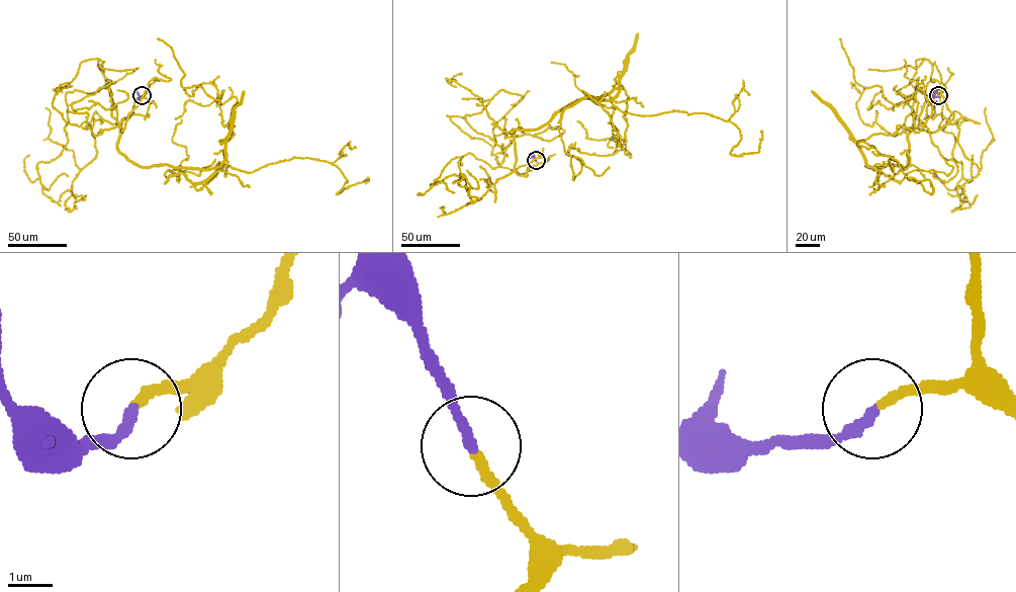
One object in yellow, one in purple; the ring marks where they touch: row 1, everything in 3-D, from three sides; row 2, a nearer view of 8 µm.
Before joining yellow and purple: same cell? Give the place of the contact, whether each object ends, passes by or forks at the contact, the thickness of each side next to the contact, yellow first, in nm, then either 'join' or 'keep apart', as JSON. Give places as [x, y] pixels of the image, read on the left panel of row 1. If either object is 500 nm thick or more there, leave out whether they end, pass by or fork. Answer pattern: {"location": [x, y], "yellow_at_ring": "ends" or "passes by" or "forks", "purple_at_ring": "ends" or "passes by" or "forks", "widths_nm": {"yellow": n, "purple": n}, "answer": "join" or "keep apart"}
{"location": [142, 95], "yellow_at_ring": "ends", "purple_at_ring": "ends", "widths_nm": {"yellow": 200, "purple": 260}, "answer": "join"}

